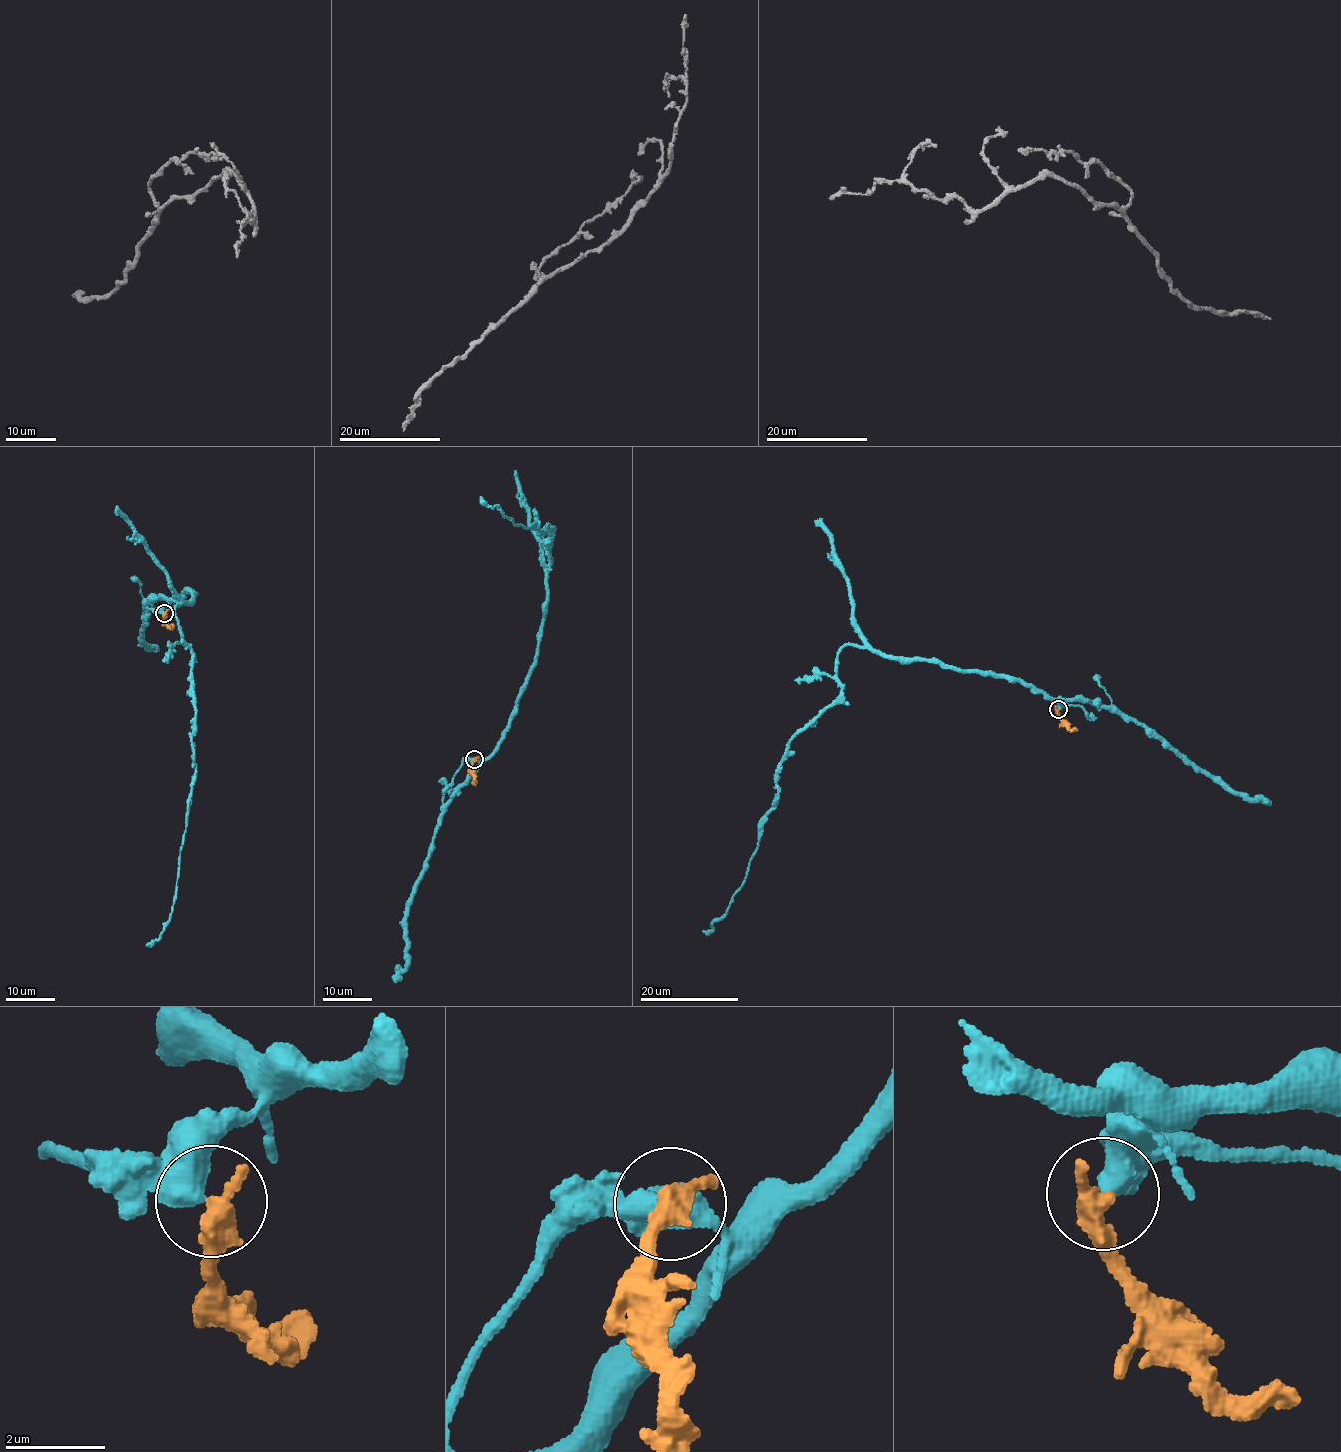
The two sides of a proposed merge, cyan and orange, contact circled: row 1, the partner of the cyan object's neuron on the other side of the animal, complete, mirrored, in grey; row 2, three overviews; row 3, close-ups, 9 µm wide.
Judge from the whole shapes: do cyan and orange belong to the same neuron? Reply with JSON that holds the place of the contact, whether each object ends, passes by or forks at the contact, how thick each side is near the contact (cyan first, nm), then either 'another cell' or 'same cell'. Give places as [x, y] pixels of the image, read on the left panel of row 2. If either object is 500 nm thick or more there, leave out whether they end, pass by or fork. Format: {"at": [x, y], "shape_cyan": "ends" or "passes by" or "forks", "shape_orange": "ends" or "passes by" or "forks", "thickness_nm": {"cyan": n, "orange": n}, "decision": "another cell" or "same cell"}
{"at": [164, 613], "thickness_nm": {"cyan": 600, "orange": 500}, "decision": "another cell"}

